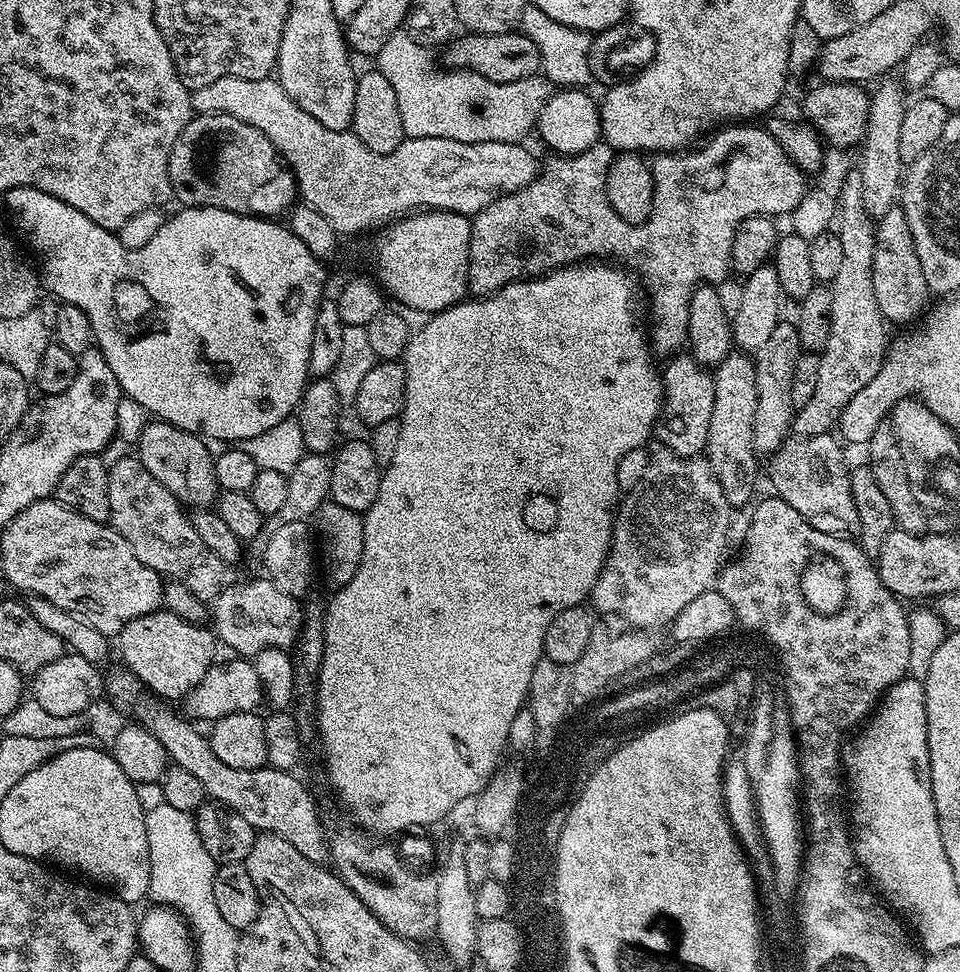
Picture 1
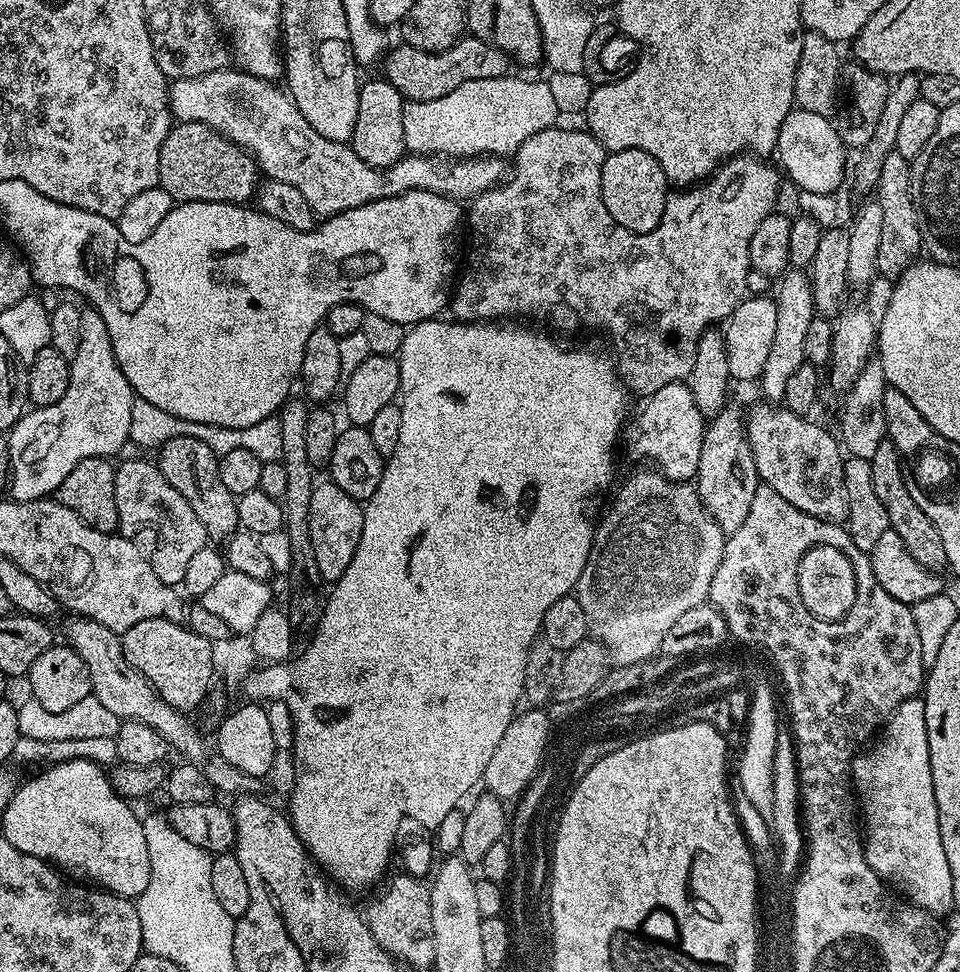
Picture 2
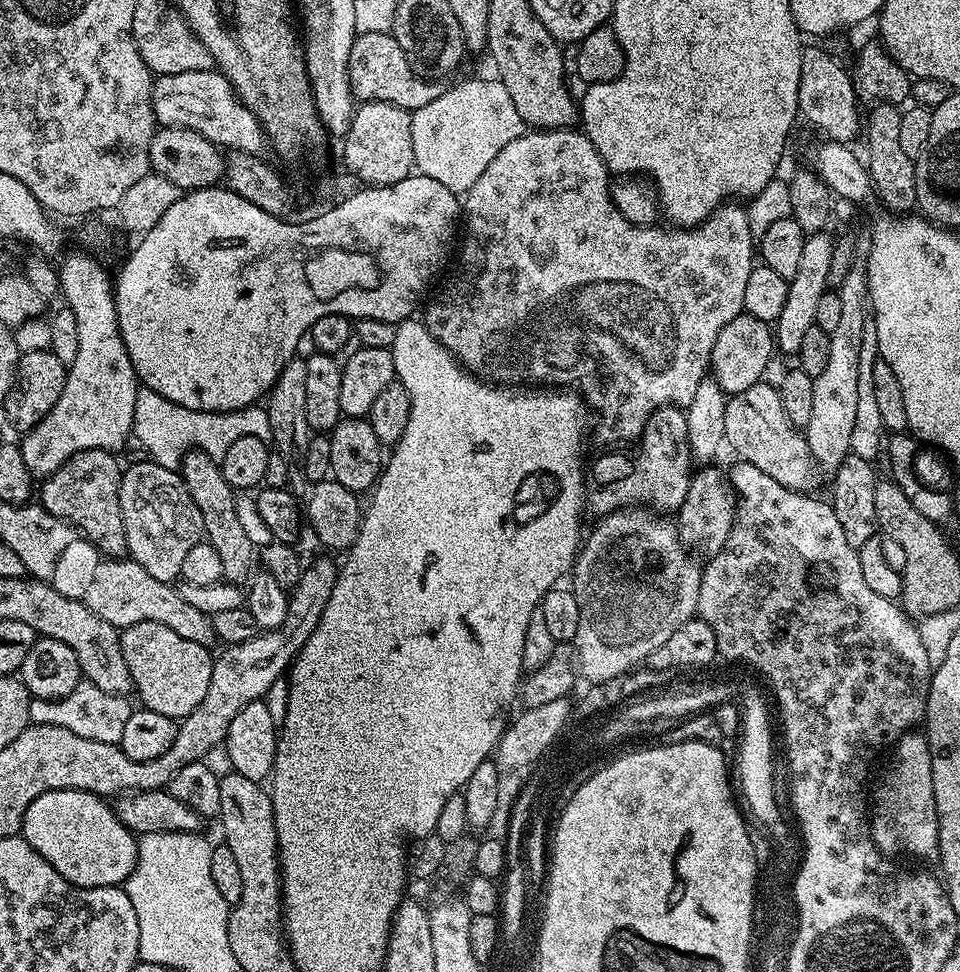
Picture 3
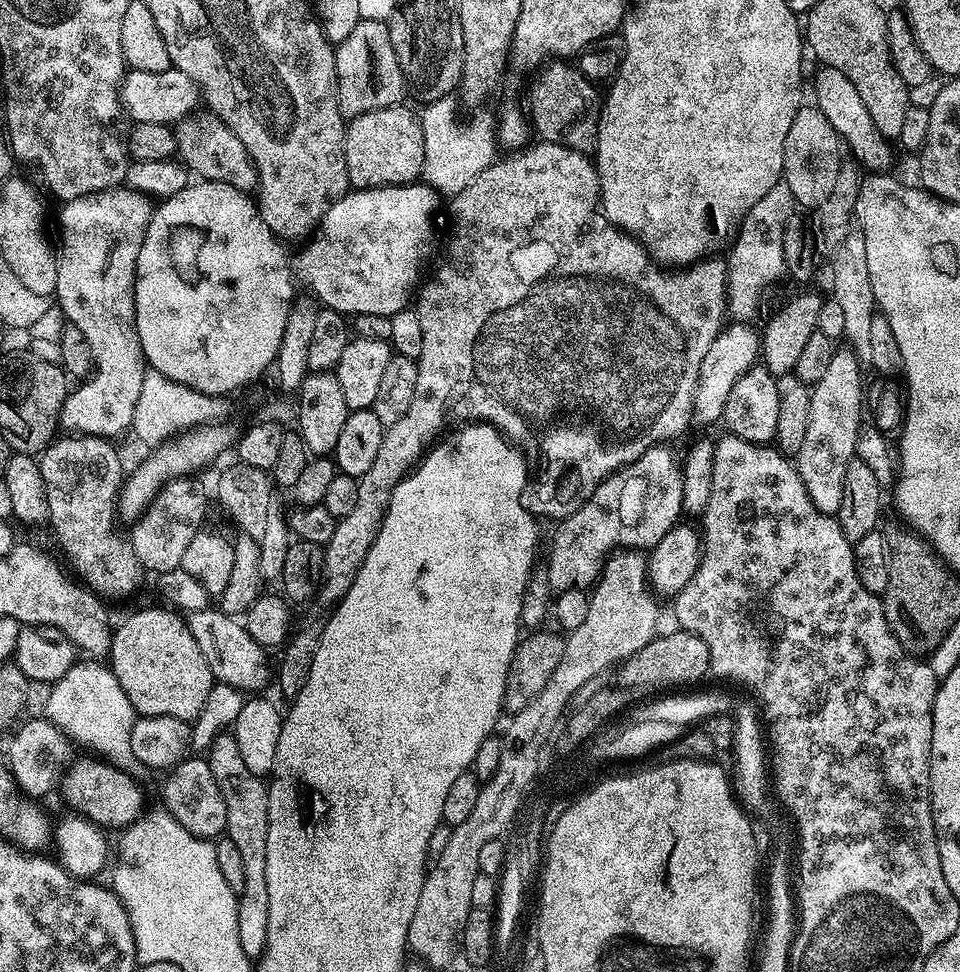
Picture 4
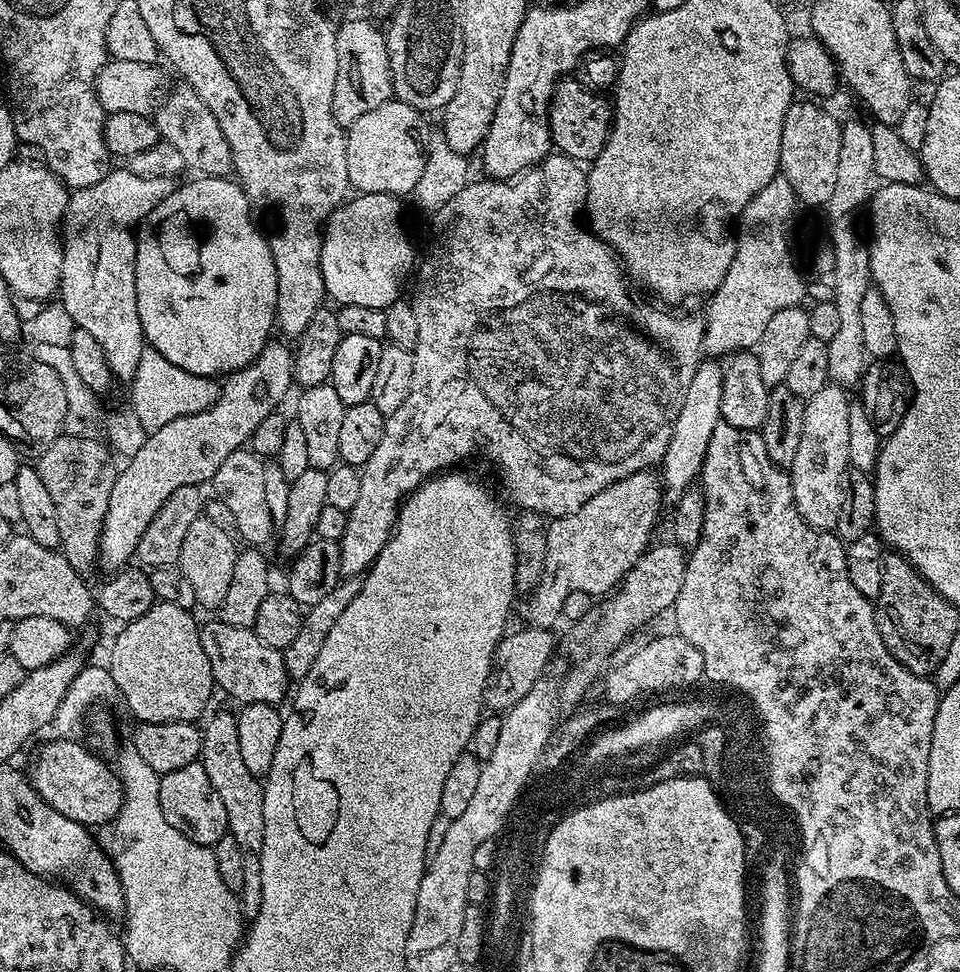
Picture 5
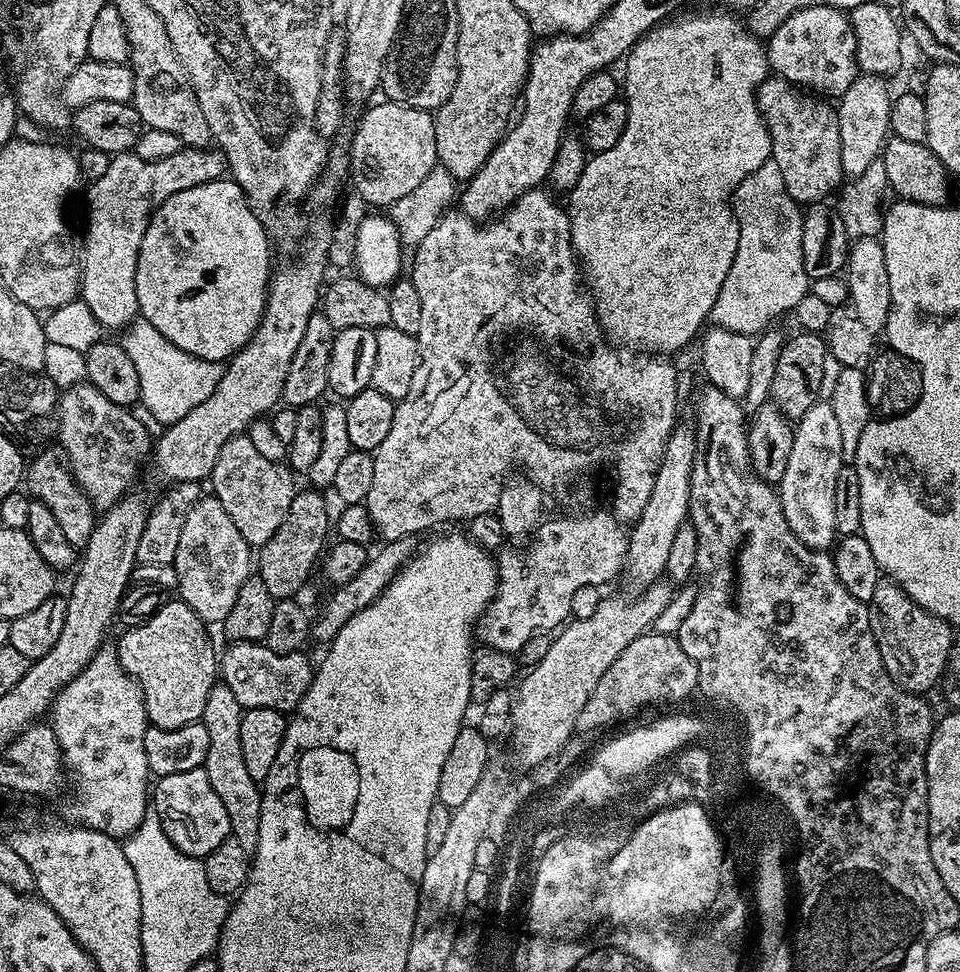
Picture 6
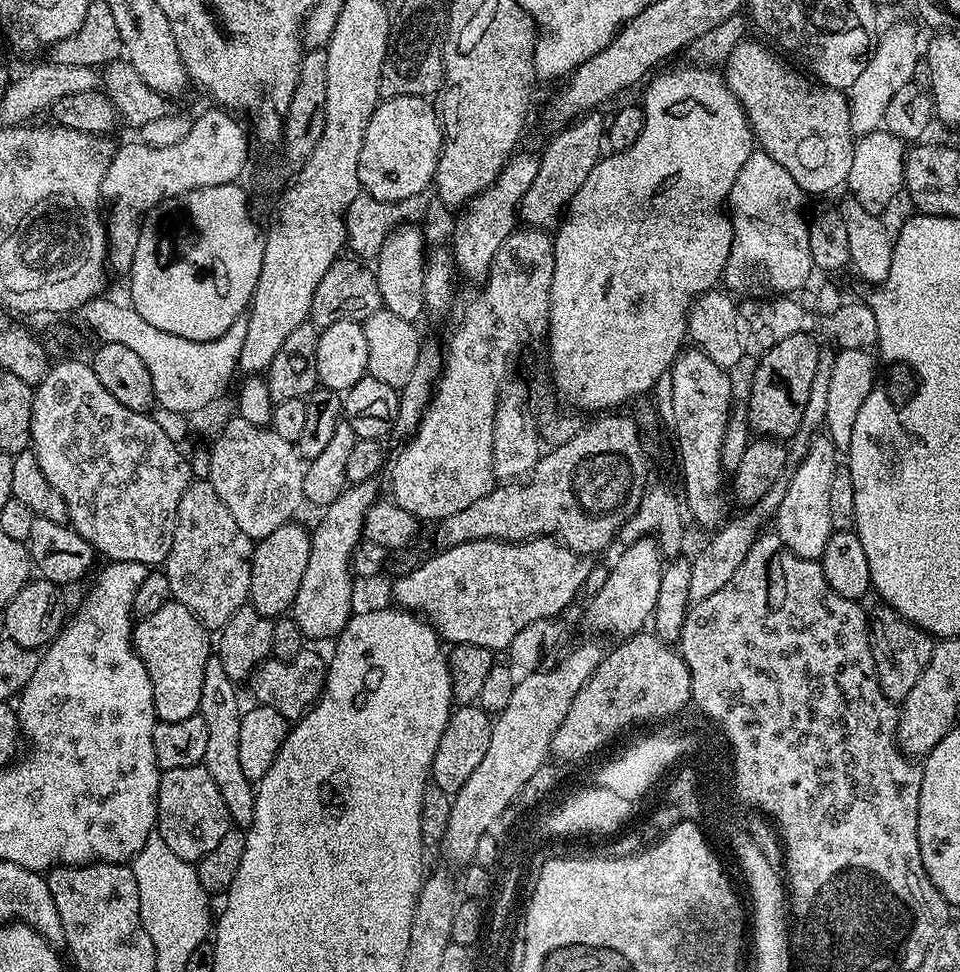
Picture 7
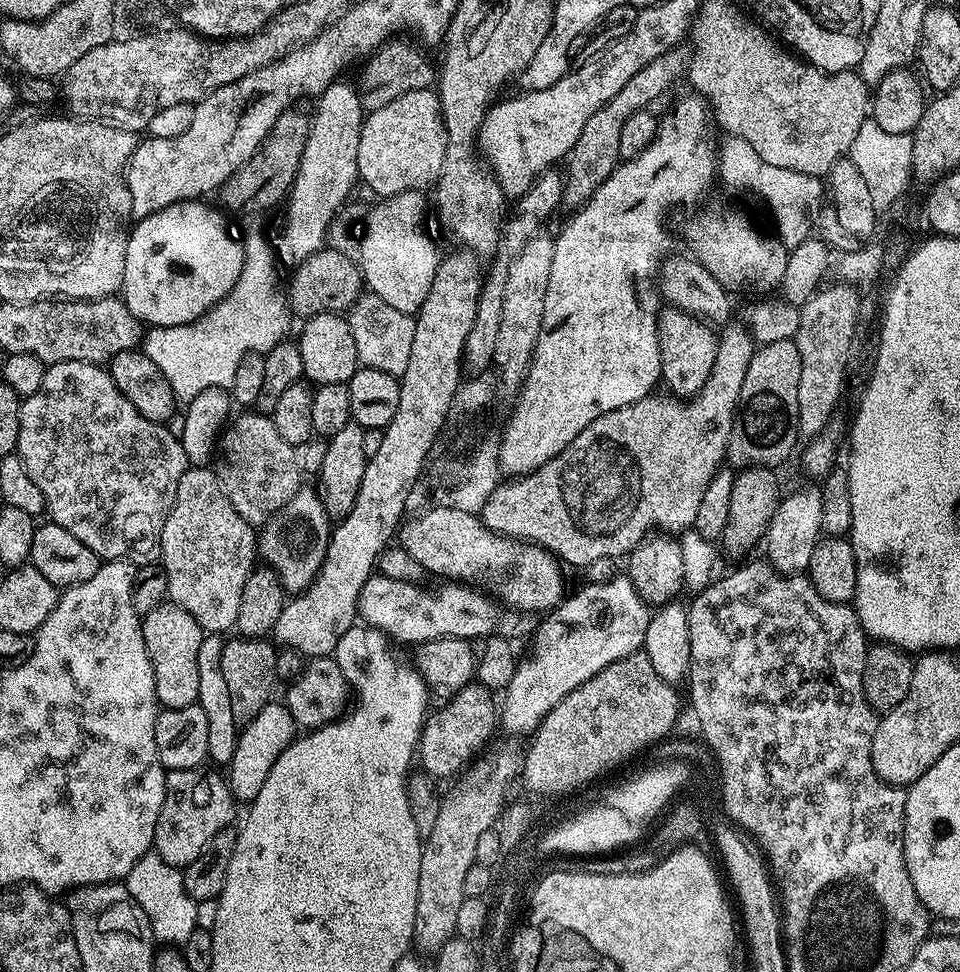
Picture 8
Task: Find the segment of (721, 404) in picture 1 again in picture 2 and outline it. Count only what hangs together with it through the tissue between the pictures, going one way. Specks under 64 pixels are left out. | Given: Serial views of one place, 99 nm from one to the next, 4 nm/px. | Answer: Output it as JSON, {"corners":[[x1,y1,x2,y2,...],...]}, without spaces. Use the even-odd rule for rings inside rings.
{"corners":[[726,406,707,423,702,442,702,458,698,458,698,470,694,477,700,501,725,534,731,534,738,530,738,526,742,526,746,514,750,514,754,490,758,490,762,483,756,472,754,454,750,450,745,413,732,407]]}

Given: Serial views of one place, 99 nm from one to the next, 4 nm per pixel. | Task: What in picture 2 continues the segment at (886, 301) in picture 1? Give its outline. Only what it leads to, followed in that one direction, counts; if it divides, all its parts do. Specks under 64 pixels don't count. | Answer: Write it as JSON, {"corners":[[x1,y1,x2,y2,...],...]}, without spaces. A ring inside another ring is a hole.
{"corners":[[895,150,892,151,882,162,882,174,874,177,874,184,876,184,874,199,882,206,882,239,878,241,876,271,881,277,892,276,891,278,899,278,911,264,917,263,922,252,918,210,914,210,914,198,912,197,912,165,910,161,899,156]]}

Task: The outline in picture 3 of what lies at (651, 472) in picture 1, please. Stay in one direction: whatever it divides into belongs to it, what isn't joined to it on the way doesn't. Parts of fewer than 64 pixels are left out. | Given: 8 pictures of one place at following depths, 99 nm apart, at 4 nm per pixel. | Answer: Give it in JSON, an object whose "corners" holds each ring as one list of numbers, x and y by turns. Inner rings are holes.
{"corners":[[629,506,619,508,617,512,609,512,607,516,599,521,600,524,592,533,587,533,586,539,583,541,582,547,576,554,576,562,572,566,570,573,570,587,574,598,580,607,580,617,578,618,578,634,574,641,574,652,577,657,584,656,584,664,582,660,582,676,588,680,592,680,593,685,600,685,603,681,603,675,606,672,613,672,620,668,627,668,628,664,635,663,644,657,644,653,651,648,656,648,658,644,670,638,670,634,674,634,674,630,678,630,680,624,686,623,697,615,696,606,698,604,698,590,700,589,700,573,702,571,701,561,696,561,697,557,686,547,680,538,679,527,675,523,672,524,667,515,661,514,659,511,653,510,648,506]]}

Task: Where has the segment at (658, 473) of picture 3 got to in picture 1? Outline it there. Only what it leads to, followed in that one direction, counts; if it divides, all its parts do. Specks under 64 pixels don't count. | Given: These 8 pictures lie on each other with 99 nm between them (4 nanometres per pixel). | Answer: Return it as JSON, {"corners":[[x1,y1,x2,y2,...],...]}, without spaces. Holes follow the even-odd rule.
{"corners":[[676,354,662,368,662,407,654,436,663,447,679,456,700,456,708,447,710,414,714,411,713,373,691,354]]}

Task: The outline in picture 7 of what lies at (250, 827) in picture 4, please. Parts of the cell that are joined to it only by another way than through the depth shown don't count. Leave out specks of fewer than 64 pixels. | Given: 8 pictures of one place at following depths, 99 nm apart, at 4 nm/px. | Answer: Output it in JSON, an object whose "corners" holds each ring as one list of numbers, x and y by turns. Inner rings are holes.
{"corners":[[212,655,206,662,206,675,202,678,202,702,199,716,206,722,206,754,204,769,214,778,214,786,218,786,218,794,222,794,222,802,226,802,229,821,236,826,251,824,256,809,254,784,242,774,242,766,238,759,238,726,242,715,240,700,236,697,237,681,232,680,222,667,219,655]]}

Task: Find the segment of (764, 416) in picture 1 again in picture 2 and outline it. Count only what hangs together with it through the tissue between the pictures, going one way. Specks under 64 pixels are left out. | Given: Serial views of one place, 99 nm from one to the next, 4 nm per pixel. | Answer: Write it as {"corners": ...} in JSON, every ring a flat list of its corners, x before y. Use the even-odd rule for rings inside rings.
{"corners":[[789,270,779,277,777,284,780,285,777,286,776,292,774,291,774,299,778,310,778,323,774,329,774,342,770,342,766,366,758,381,760,392,764,395,761,397,768,402,783,401,789,378,794,375,794,370,798,370,798,366,806,363,804,359,806,333,810,322,816,316,812,282,807,271]]}

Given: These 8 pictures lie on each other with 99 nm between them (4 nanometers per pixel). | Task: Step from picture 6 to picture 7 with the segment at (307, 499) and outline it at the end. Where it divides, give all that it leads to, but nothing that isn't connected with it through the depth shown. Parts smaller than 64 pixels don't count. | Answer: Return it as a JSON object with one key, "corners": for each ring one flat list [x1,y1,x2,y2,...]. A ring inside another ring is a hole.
{"corners":[[289,522,278,526,274,534,270,534,264,540,255,541,252,549,248,599,251,608,269,618,279,618,291,609,298,594,298,586,302,586,302,574,306,574,312,533,307,527,304,529,302,525,296,523]]}

